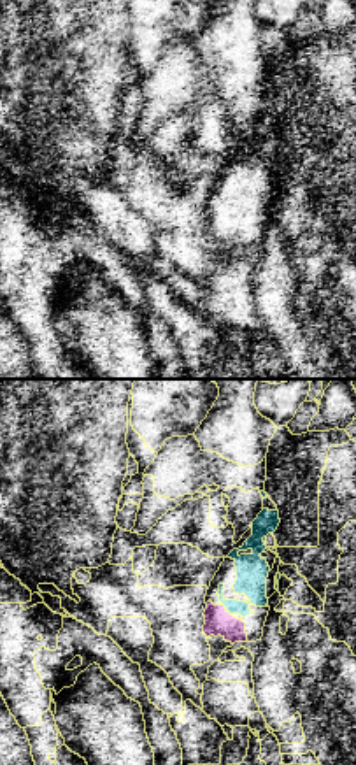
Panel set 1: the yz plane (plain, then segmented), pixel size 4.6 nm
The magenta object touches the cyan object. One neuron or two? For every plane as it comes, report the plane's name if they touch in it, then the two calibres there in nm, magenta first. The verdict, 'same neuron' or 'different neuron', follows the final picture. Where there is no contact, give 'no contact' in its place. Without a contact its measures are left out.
meets magenta in yz; 120 nm thick on the magenta side, 60 nm on the other

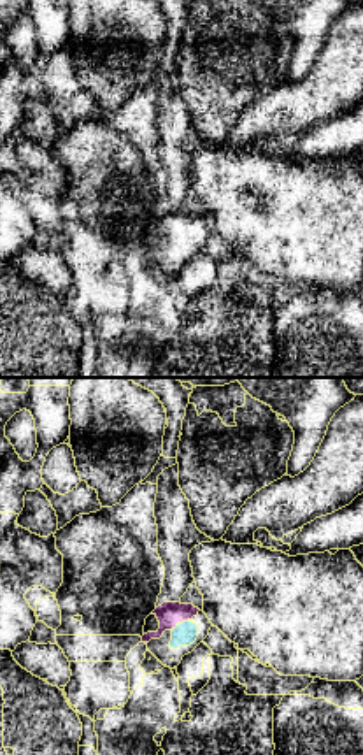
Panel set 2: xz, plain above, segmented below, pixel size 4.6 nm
meets magenta in xz; 110 nm thick on the magenta side, 110 nm on the other

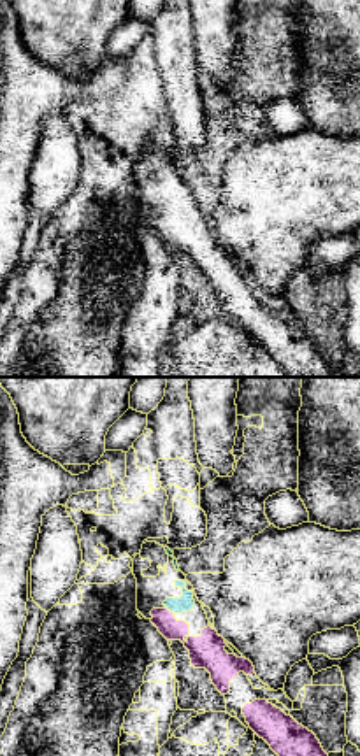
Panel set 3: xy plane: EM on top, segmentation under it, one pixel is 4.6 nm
meets magenta in xy; 160 nm thick on the magenta side, 80 nm on the other

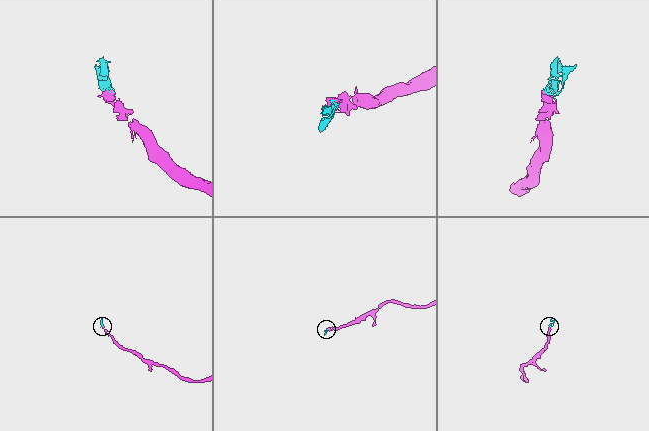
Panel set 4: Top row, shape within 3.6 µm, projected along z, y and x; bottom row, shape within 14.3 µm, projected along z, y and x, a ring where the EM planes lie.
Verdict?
same neuron

